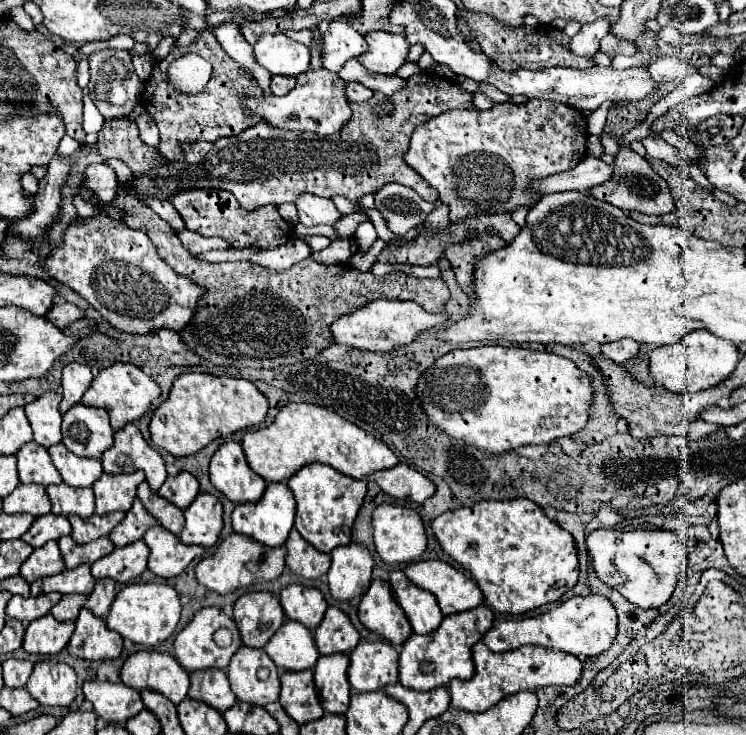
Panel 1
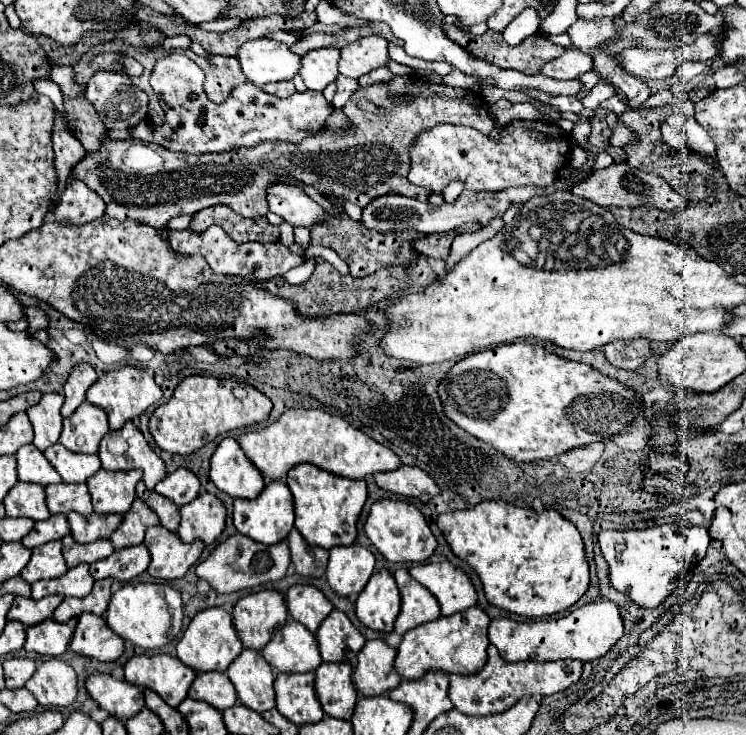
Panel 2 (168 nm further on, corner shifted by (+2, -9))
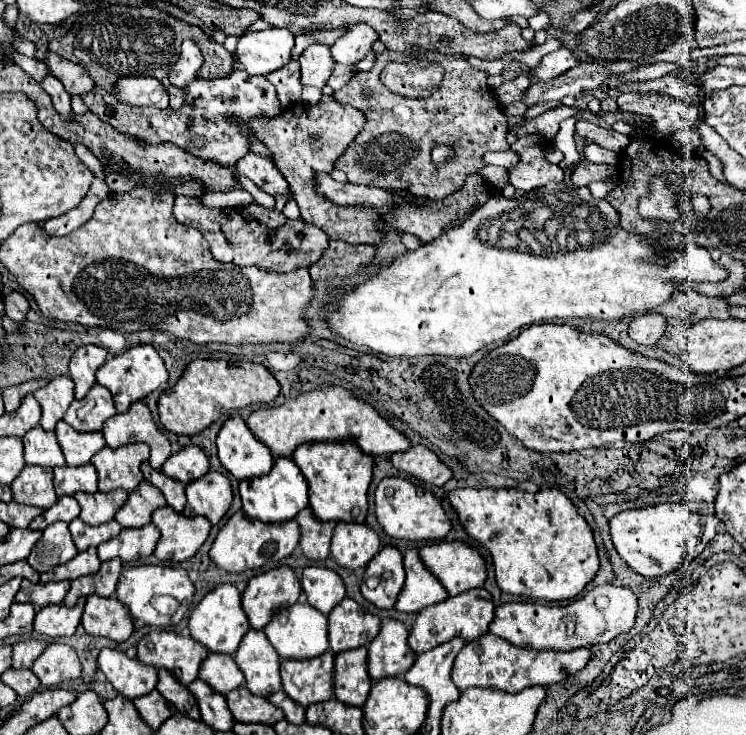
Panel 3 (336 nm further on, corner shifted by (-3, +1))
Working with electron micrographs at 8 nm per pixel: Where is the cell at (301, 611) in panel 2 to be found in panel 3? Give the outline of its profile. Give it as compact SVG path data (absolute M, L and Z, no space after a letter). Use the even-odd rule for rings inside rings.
M305 567L301 587L307 603L323 615L329 615L331 609L345 597L345 585L341 577L325 567Z

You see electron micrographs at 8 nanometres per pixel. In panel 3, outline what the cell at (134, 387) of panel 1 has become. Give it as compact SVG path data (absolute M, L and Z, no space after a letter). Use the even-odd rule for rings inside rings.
M135 345L119 355L109 357L107 363L97 371L97 383L111 391L117 413L125 413L135 401L145 399L149 393L153 393L155 389L167 383L167 369L163 359L151 345Z

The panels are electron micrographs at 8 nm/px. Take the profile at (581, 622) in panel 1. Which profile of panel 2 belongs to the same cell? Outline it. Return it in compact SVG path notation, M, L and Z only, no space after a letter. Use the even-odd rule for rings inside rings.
M594 601L580 605L568 615L558 619L540 619L530 623L518 623L514 619L502 617L492 619L488 629L488 639L506 661L560 661L560 659L578 659L594 661L608 653L608 649L622 637L624 623L618 611L618 605L612 601Z

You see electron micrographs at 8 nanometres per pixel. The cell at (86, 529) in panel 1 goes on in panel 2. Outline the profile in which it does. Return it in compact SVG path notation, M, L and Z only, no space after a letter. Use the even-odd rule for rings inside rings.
M76 511L68 513L72 537L76 543L92 543L98 539L108 539L112 531L120 525L122 515L112 513L112 515L76 515Z

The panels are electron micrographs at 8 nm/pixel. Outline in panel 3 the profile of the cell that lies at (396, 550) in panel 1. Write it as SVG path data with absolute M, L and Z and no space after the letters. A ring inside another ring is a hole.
M385 477L375 491L375 515L385 535L403 541L441 541L451 523L441 503L423 487L401 477Z

